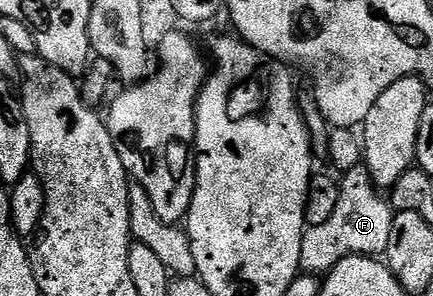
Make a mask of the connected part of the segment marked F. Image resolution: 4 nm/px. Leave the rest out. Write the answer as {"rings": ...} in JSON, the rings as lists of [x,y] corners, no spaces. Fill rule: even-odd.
{"rings":[[[360,165],[346,172],[339,183],[340,196],[337,199],[336,209],[332,216],[323,224],[312,226],[305,235],[305,254],[301,264],[302,270],[307,273],[329,273],[341,261],[351,255],[369,255],[383,257],[391,250],[391,237],[395,233],[395,216],[390,202],[385,198],[384,192],[376,187],[366,166]]]}

